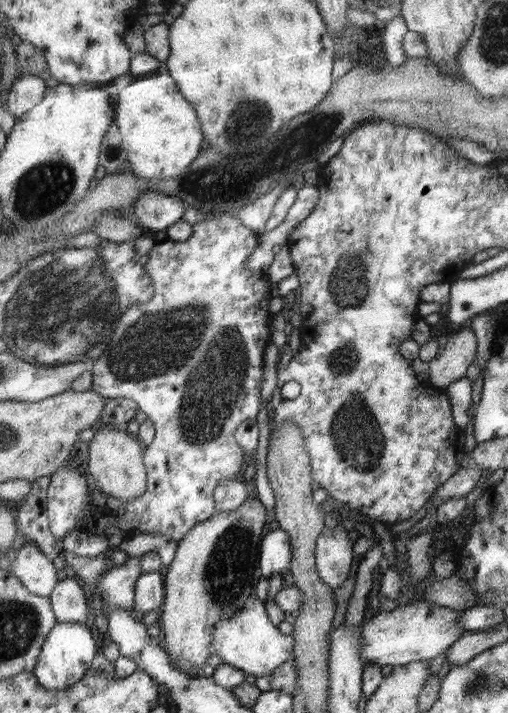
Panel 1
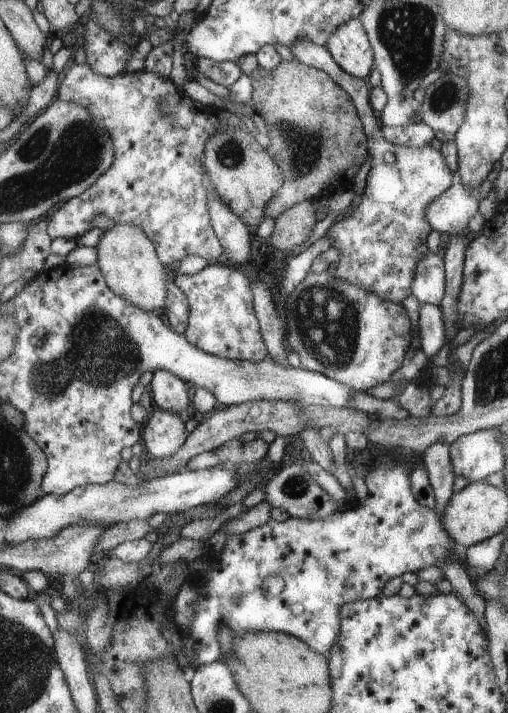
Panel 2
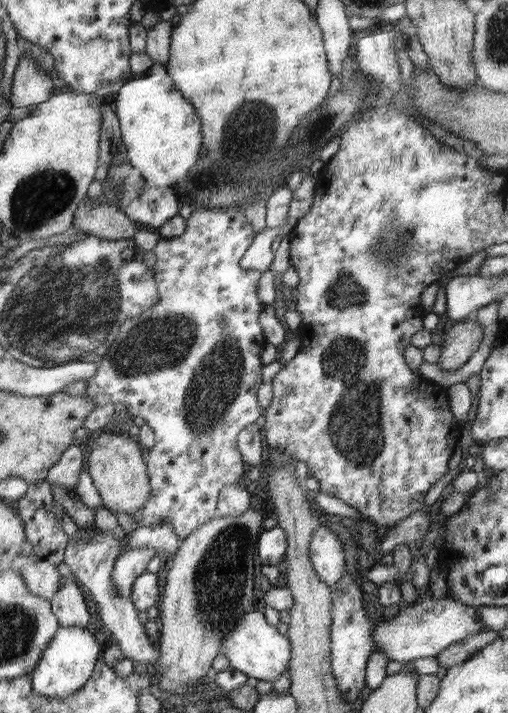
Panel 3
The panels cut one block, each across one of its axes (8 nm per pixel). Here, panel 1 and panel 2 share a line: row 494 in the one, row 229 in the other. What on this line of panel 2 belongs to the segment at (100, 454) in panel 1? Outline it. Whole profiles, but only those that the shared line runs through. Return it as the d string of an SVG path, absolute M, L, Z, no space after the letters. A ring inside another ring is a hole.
M116 223L113 228L105 231L97 250L97 263L108 281L108 285L118 296L123 297L130 304L146 311L164 308L166 303L166 270L154 252L154 243L146 232L136 225Z

